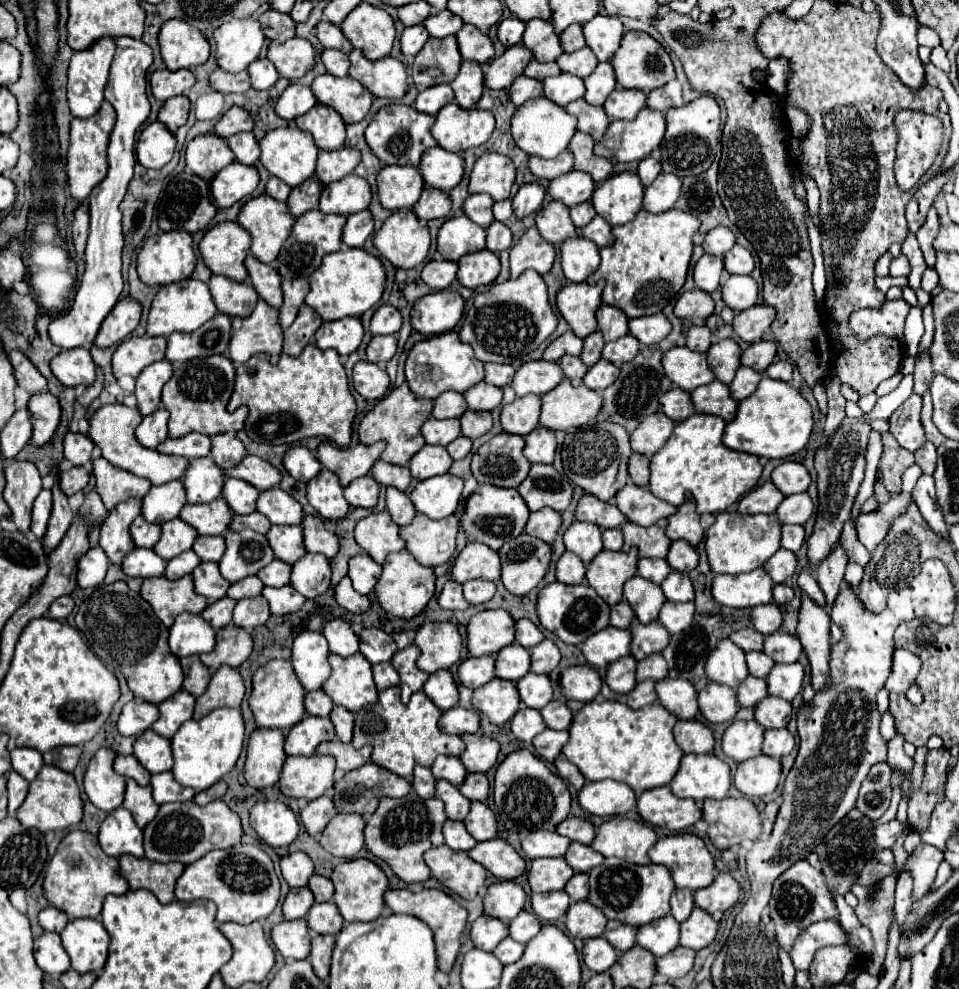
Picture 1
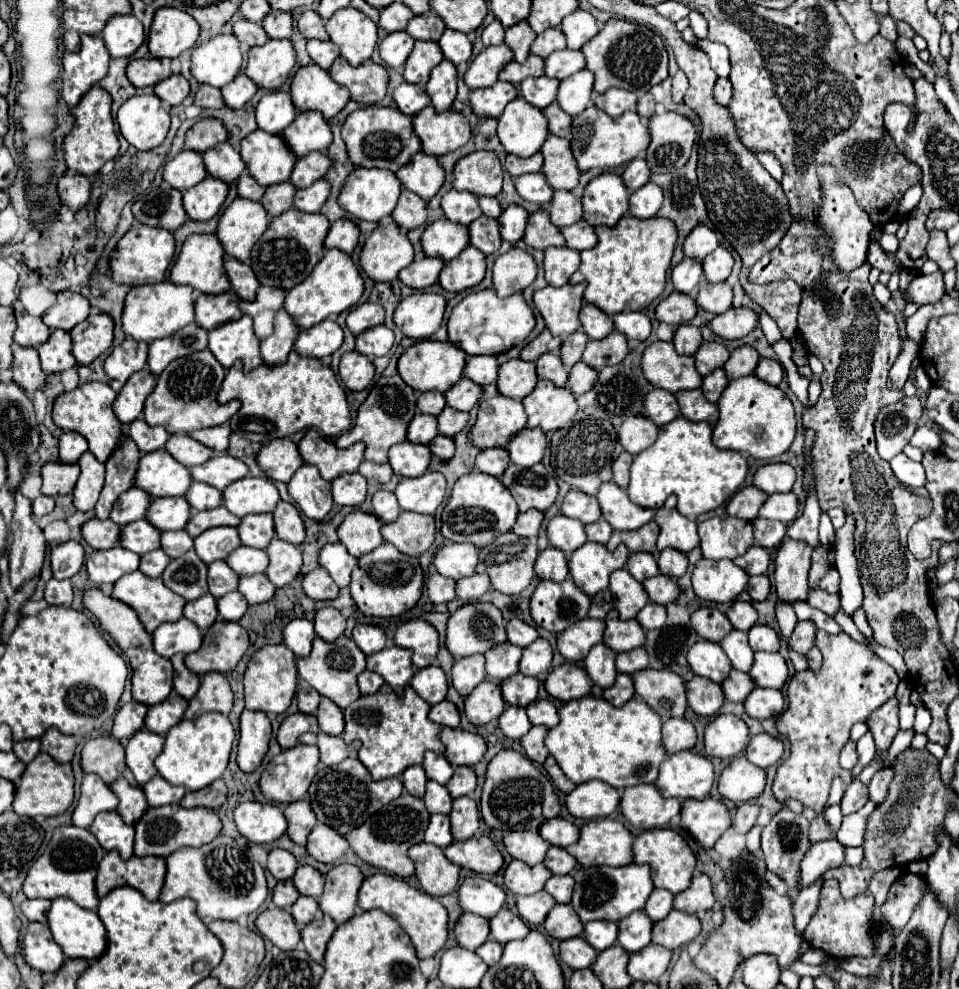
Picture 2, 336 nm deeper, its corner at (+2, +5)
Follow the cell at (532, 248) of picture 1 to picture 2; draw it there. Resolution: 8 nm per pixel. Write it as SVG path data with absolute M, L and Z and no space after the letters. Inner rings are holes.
M512 246L506 254L498 256L494 264L494 288L498 296L506 298L514 292L528 288L538 274L538 264L534 256L526 250Z

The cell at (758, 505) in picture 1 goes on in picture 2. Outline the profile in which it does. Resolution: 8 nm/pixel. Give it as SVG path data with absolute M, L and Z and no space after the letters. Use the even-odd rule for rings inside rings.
M746 486L740 492L736 492L736 496L728 502L726 512L734 518L742 518L742 520L754 520L758 516L760 506L766 502L768 494L762 492L756 486Z

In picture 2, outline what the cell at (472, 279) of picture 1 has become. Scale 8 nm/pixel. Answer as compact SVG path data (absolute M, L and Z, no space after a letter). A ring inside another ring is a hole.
M464 248L456 260L446 262L440 272L440 286L448 292L462 292L478 286L486 276L486 258L478 248Z

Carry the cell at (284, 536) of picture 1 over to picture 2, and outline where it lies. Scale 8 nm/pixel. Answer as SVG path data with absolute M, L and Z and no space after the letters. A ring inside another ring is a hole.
M272 514L244 516L242 522L240 522L240 526L238 526L238 532L240 532L240 540L242 540L244 546L266 550L268 544L276 536L274 518L272 518Z

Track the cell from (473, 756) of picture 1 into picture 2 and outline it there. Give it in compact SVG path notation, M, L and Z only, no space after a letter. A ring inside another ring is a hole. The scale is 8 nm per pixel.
M442 728L440 740L446 746L446 758L452 766L474 766L486 752L482 736L462 728Z

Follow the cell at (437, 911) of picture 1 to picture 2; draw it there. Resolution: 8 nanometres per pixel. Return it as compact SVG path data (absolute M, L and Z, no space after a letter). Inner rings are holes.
M374 874L374 876L366 878L358 892L358 906L362 910L382 908L392 918L396 918L400 922L400 926L406 930L406 934L410 936L410 940L418 952L418 958L434 956L436 952L440 952L444 948L444 944L448 940L448 912L446 912L446 908L436 898L408 886L404 880L398 880L398 878L392 878L386 874Z

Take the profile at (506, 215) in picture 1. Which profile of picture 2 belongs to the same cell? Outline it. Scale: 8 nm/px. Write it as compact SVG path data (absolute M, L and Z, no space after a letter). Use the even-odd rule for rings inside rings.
M480 198L480 208L490 218L498 218L500 212L502 212L502 208L500 208L500 204L498 204L496 198Z

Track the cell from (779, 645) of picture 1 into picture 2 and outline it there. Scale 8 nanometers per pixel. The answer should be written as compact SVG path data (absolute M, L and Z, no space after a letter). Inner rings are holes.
M754 624L750 630L748 630L748 640L750 640L750 646L758 652L778 652L780 650L780 638L778 634L770 628L770 626L764 626L764 624Z

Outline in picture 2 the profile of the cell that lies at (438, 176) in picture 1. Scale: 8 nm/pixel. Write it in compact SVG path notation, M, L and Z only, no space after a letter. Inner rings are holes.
M418 152L408 164L404 164L404 168L396 172L396 176L406 186L406 190L416 192L424 200L430 200L442 188L446 172L436 156Z

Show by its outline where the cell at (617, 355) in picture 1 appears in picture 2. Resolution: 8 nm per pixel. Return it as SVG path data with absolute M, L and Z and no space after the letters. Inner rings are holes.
M612 332L602 340L588 340L582 362L592 368L602 368L608 364L620 364L628 354L628 340L622 332Z

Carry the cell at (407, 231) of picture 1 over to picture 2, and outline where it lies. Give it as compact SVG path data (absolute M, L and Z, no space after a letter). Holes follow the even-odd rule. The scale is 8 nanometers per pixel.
M396 222L388 226L378 224L372 236L364 242L360 254L360 266L374 282L394 280L412 260L414 246Z

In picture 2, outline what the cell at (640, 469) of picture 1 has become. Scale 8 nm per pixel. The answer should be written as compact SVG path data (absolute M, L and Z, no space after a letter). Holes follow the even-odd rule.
M622 452L616 460L616 464L612 466L612 472L614 472L614 482L620 486L620 488L628 488L630 484L630 466L632 466L632 454L628 452Z

